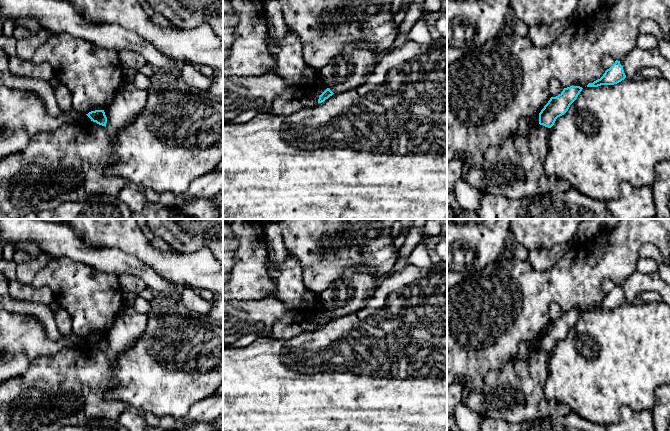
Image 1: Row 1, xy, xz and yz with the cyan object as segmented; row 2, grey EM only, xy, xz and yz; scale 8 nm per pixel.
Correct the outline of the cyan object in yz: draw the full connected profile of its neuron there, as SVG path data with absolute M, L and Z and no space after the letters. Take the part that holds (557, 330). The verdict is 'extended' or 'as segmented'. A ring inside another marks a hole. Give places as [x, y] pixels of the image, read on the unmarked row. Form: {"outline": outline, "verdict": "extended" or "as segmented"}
{"outline": "M570 310L564 312L558 320L551 321L539 337L539 348L551 352L556 343L568 335L582 313L580 310Z", "verdict": "as segmented"}

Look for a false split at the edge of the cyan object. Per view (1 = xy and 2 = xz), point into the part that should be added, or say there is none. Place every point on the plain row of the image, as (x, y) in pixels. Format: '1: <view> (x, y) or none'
1: none
2: none

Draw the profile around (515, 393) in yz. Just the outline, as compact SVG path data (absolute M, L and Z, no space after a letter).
M537 348L526 361L508 361L499 370L489 371L483 380L483 388L480 391L470 391L464 399L466 405L483 419L492 418L506 421L508 423L520 423L538 418L554 418L565 416L571 412L569 406L555 401L547 401L544 397L544 385L549 376L550 352Z

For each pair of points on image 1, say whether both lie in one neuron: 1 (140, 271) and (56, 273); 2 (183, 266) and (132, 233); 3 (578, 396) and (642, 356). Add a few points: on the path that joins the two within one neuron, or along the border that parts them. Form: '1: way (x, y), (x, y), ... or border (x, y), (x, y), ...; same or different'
1: border (82, 263), (117, 275); different
2: way (170, 264), (155, 259), (142, 246); same
3: way (594, 380), (617, 357), (626, 356); same

